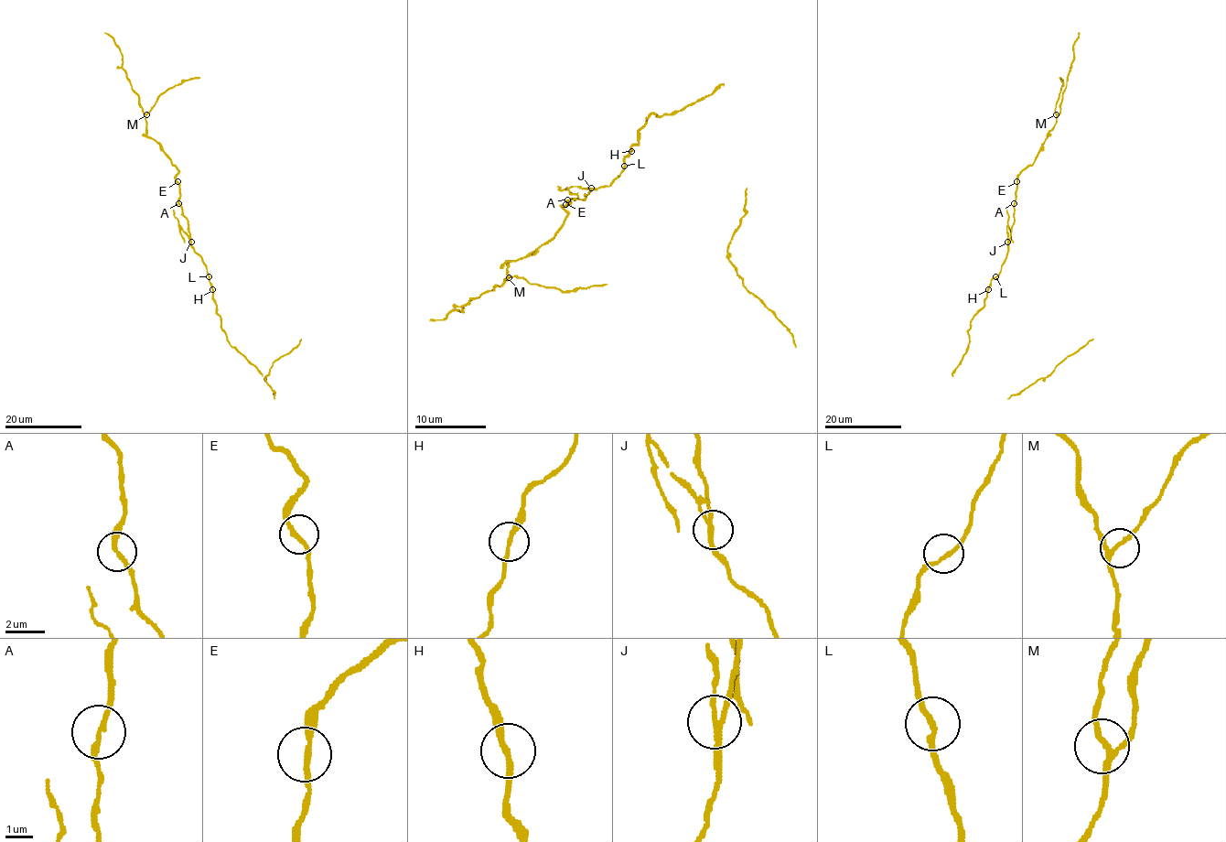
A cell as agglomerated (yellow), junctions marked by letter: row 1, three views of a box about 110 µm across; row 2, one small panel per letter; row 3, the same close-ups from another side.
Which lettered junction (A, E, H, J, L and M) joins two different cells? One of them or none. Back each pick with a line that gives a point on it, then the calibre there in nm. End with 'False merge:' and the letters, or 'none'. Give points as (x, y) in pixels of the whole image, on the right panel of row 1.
J: Place: (1007, 242). Thickness 180 nm
False merge: J

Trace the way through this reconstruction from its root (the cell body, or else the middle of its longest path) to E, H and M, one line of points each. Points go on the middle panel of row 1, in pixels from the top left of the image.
E: (624, 166), (608, 187), (592, 188), (585, 199), (569, 199), (567, 200), (571, 202), (565, 204)
H: (624, 166), (624, 158), (631, 151)
M: (624, 166), (608, 187), (569, 199), (558, 232), (510, 260), (509, 277)

